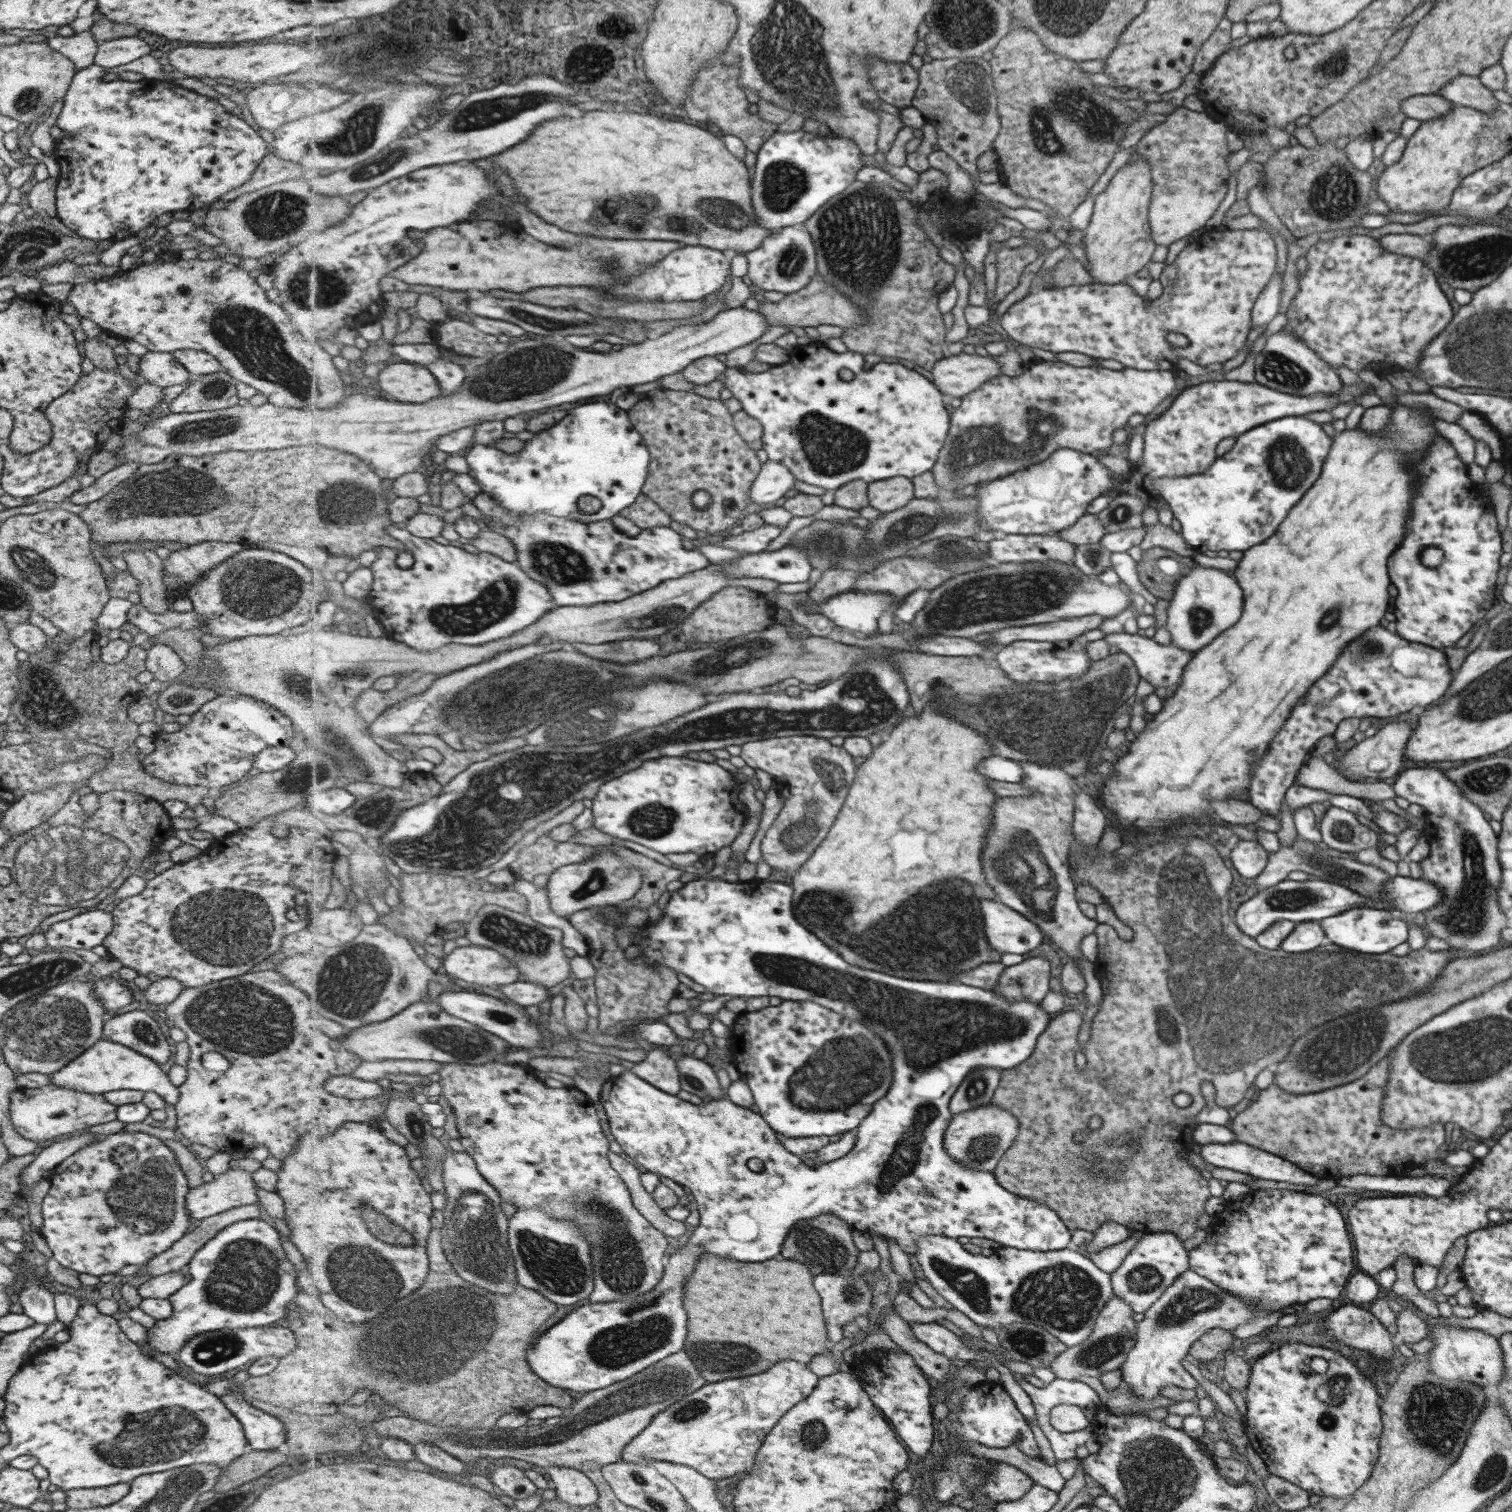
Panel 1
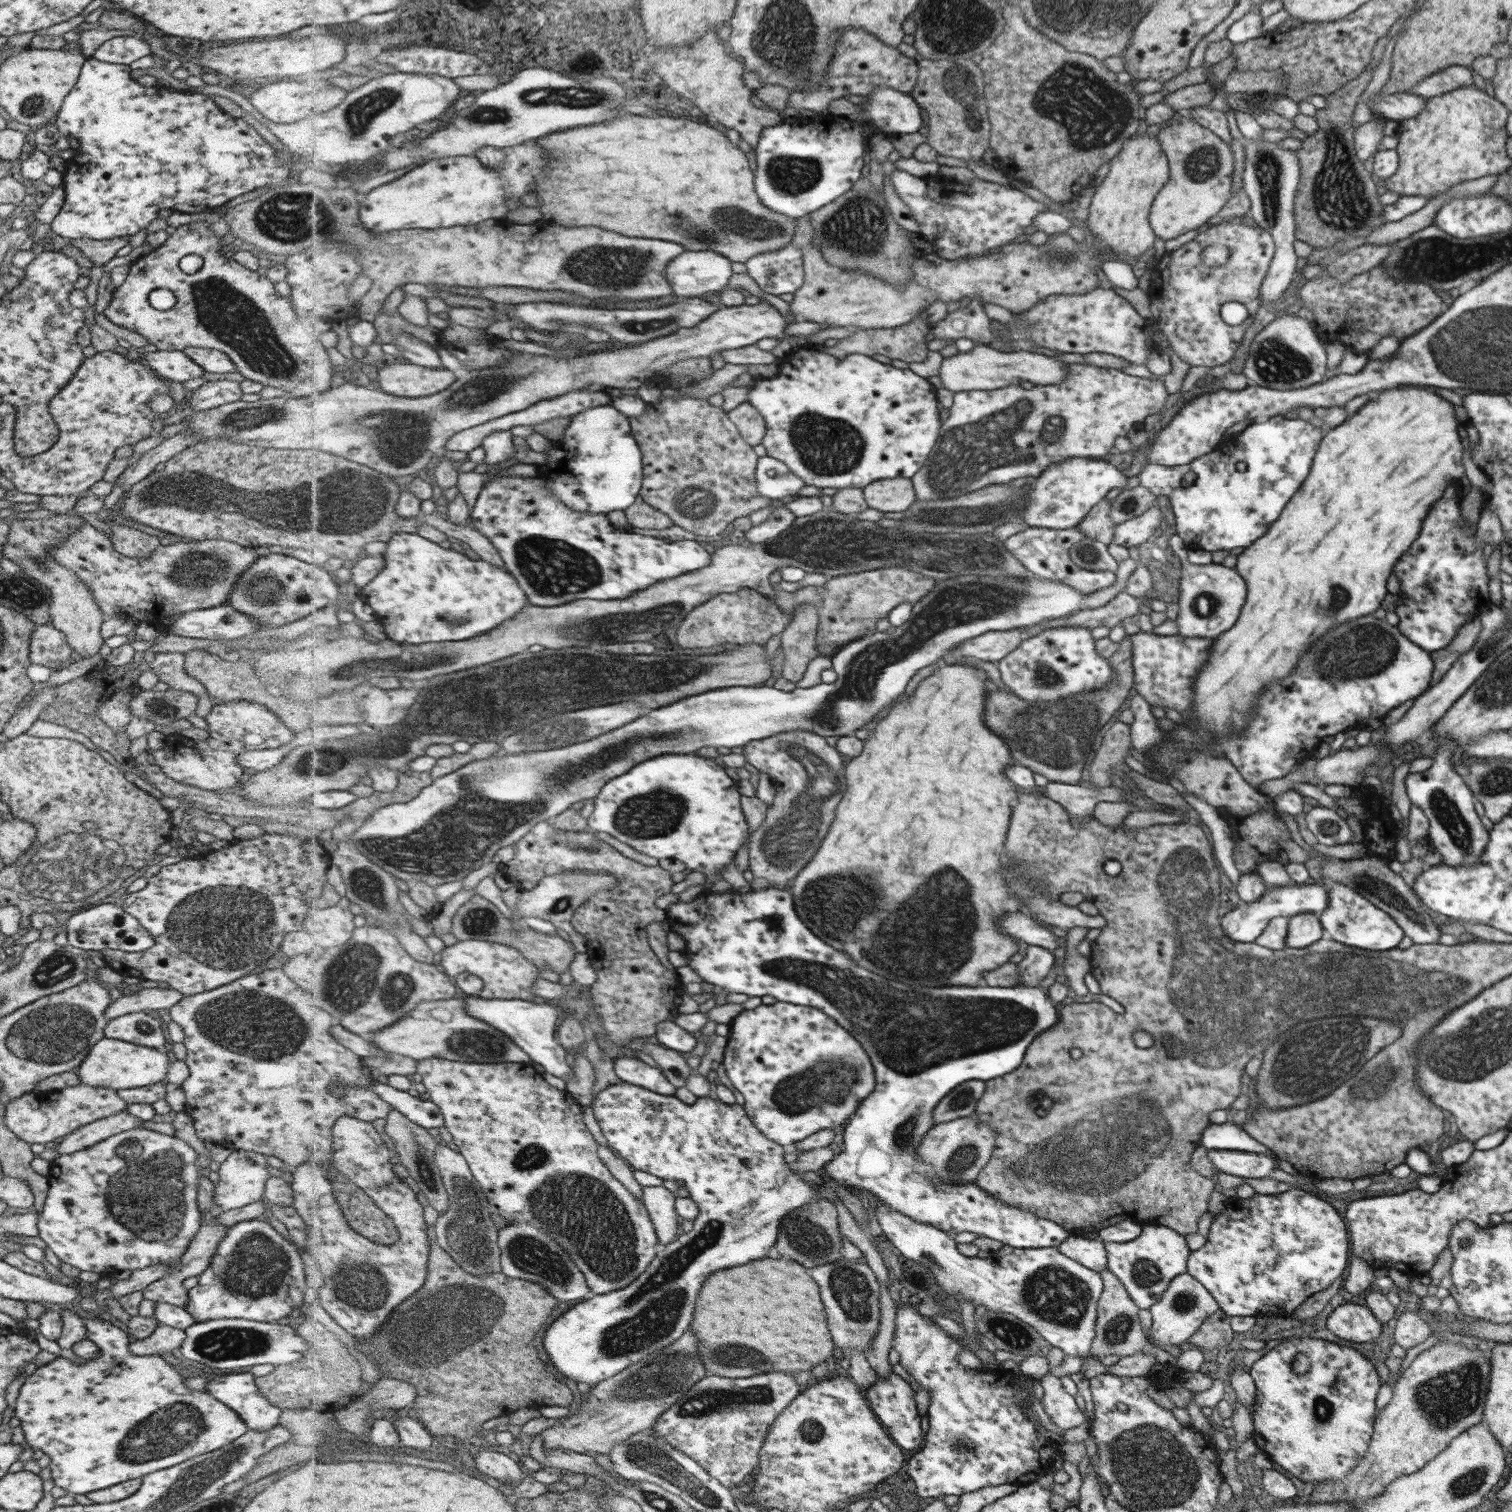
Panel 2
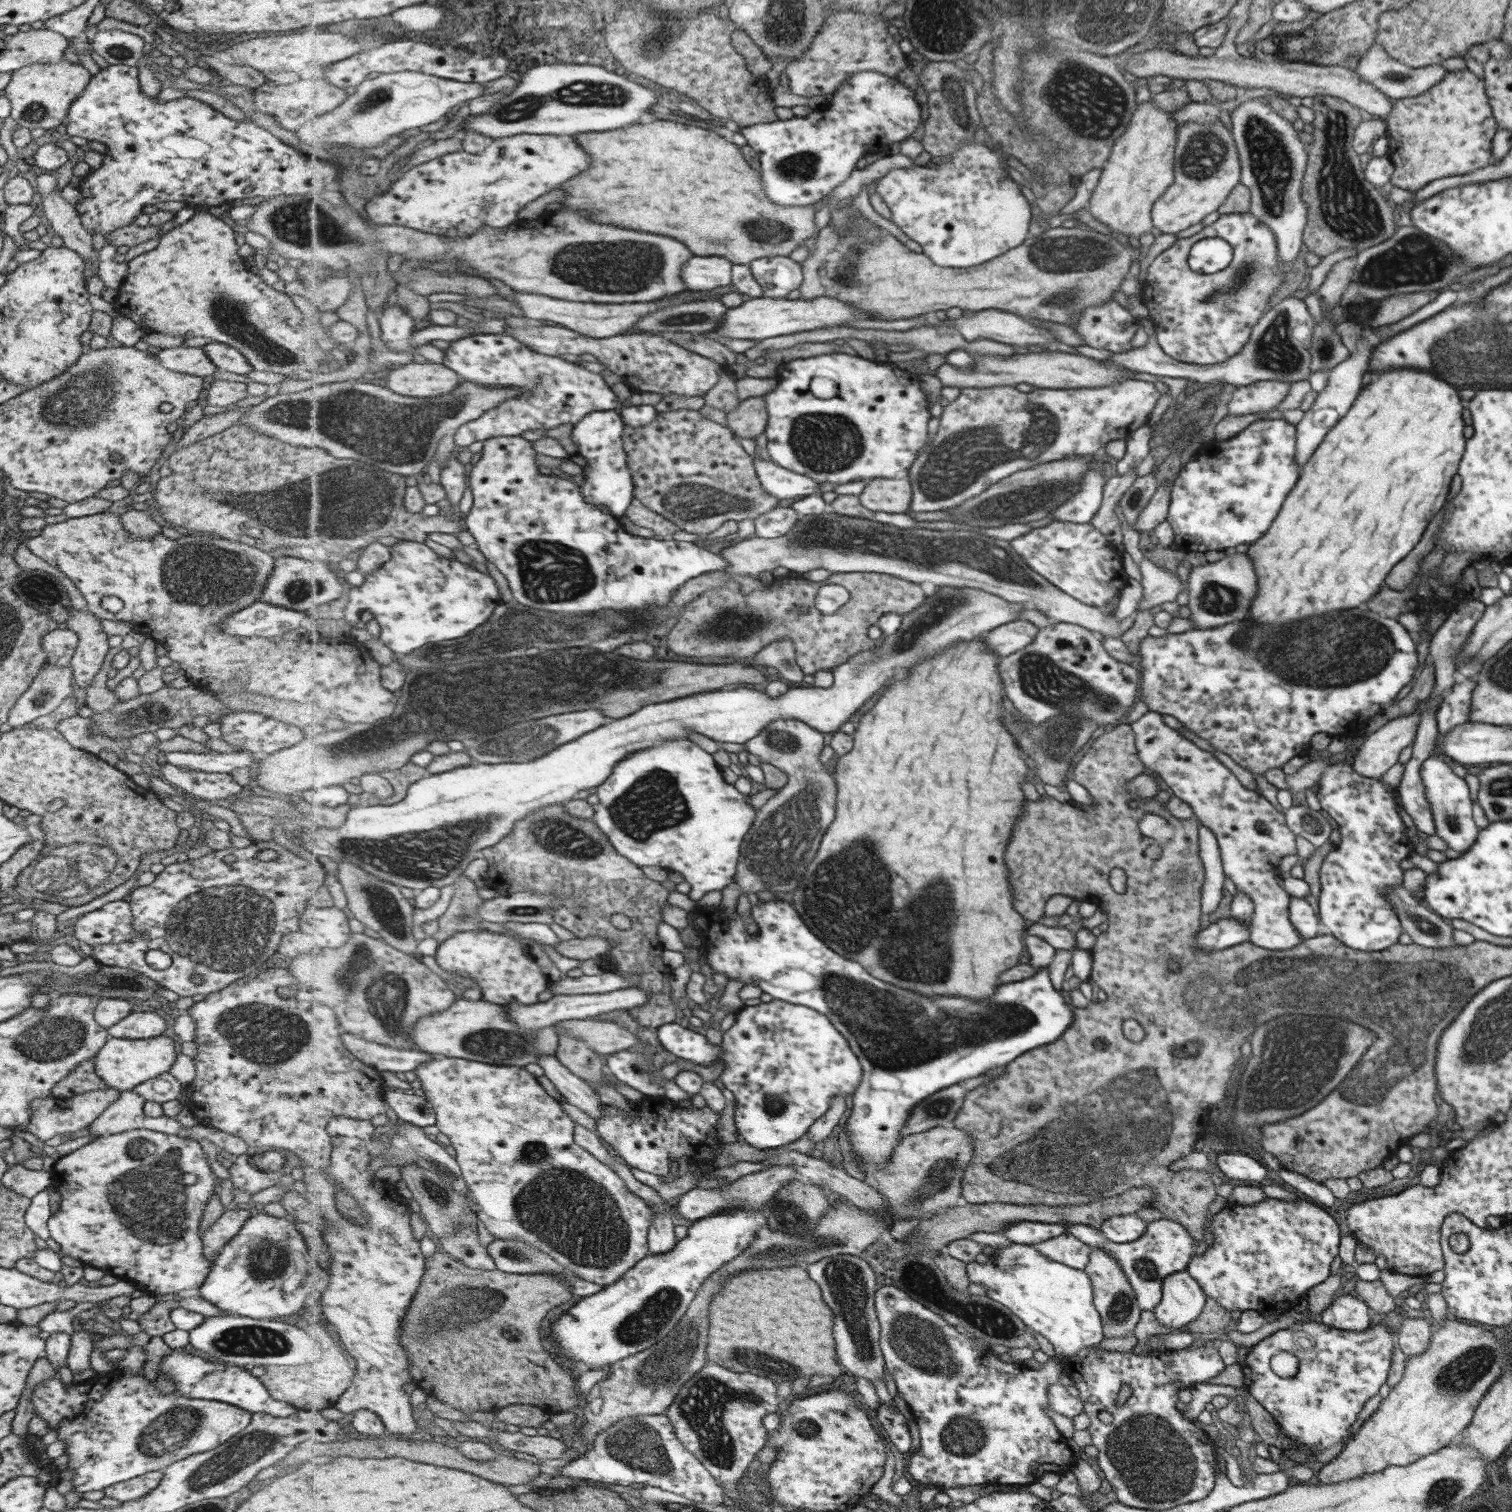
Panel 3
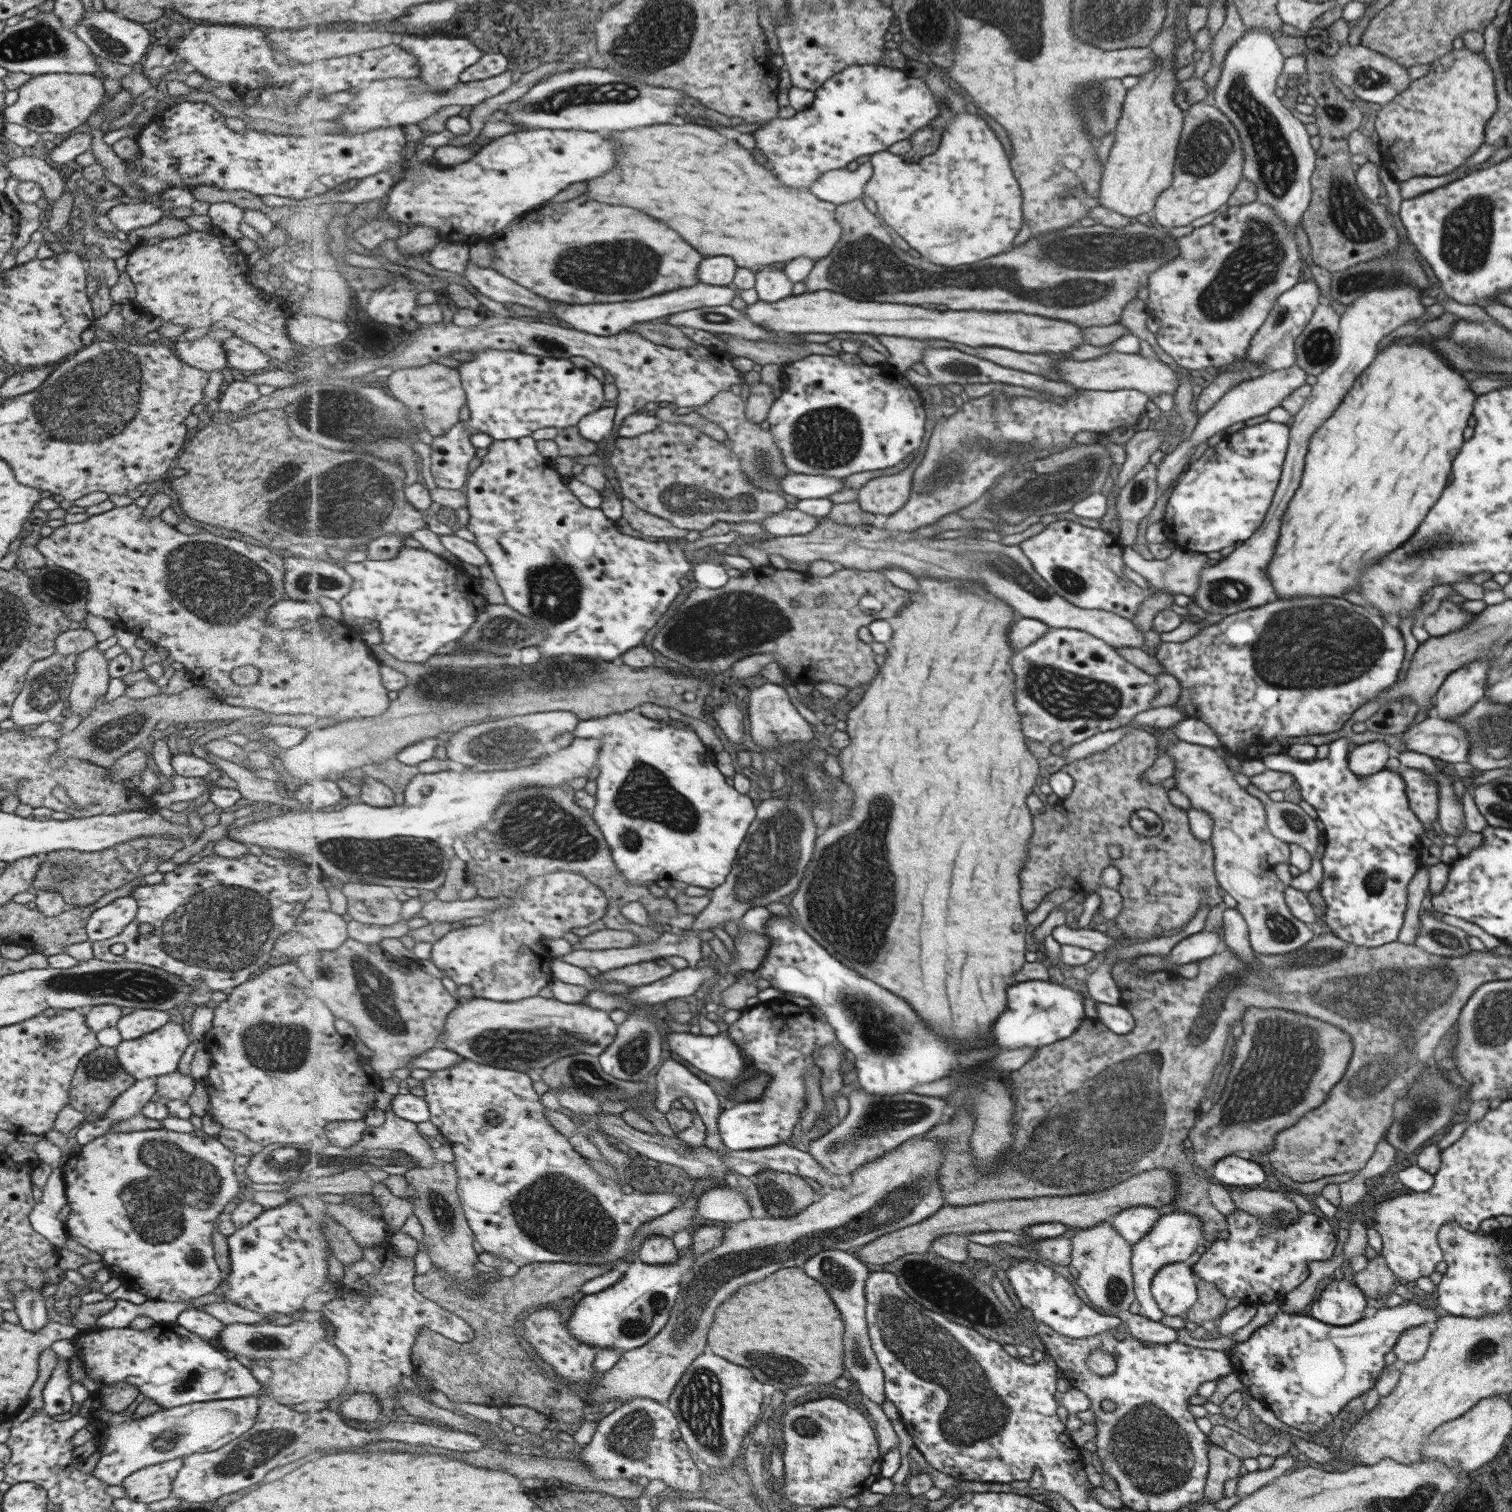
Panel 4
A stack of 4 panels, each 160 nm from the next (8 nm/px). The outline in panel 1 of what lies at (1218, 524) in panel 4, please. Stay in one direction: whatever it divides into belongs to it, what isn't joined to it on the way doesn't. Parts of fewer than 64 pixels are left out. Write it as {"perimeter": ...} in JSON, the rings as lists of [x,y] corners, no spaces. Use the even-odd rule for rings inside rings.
{"perimeter":[[[1289,416],[1261,424],[1246,432],[1246,436],[1240,436],[1236,446],[1218,457],[1206,472],[1175,478],[1155,478],[1151,488],[1155,496],[1164,498],[1170,505],[1174,517],[1180,522],[1181,536],[1189,546],[1202,552],[1218,553],[1218,550],[1225,550],[1230,553],[1232,550],[1242,550],[1244,553],[1248,548],[1270,538],[1290,508],[1298,504],[1300,498],[1314,486],[1322,475],[1332,446],[1332,438],[1319,423],[1301,416]]]}

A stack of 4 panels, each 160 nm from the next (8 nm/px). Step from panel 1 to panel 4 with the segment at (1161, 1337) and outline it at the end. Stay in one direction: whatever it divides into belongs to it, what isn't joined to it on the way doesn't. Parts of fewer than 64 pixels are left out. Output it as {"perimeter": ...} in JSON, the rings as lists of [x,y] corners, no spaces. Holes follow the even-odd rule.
{"perimeter":[[[1183,1262],[1163,1266],[1154,1276],[1152,1296],[1165,1316],[1180,1316],[1200,1299],[1192,1270]]]}

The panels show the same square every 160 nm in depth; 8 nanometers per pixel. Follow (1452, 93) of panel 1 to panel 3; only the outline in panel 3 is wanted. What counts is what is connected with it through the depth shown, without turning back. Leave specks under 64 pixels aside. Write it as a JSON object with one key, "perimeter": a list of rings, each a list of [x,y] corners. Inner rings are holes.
{"perimeter":[[[1374,43],[1374,46],[1370,47],[1370,51],[1360,58],[1358,67],[1356,68],[1356,74],[1360,75],[1360,78],[1364,78],[1366,82],[1370,82],[1378,92],[1386,94],[1393,101],[1416,97],[1430,91],[1430,88],[1440,83],[1448,75],[1448,72],[1440,64],[1423,68],[1410,68],[1388,56],[1384,51],[1384,47],[1378,43]]]}

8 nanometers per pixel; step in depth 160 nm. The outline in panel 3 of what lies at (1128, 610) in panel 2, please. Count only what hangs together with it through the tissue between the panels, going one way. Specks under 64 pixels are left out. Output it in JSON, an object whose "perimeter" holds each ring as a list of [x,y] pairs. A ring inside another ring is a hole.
{"perimeter":[[[1146,558],[1142,559],[1138,567],[1142,574],[1143,592],[1137,611],[1150,610],[1165,602],[1174,602],[1178,594],[1184,590],[1177,572],[1170,573]]]}

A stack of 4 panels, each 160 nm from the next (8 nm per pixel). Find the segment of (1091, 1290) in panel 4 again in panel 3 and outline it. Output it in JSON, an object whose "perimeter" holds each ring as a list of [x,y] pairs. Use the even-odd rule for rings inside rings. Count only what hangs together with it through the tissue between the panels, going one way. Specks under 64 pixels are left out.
{"perimeter":[[[1091,1247],[1091,1249],[1093,1252],[1090,1253],[1090,1260],[1083,1269],[1092,1278],[1094,1284],[1095,1303],[1104,1321],[1105,1338],[1126,1338],[1133,1334],[1142,1314],[1142,1310],[1138,1308],[1137,1296],[1134,1296],[1133,1285],[1129,1283],[1125,1272],[1122,1272],[1121,1265],[1109,1255],[1109,1252],[1096,1247]]]}

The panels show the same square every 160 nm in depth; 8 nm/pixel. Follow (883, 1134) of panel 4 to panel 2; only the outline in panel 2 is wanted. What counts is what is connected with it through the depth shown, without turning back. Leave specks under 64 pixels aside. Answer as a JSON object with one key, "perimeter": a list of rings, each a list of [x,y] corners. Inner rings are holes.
{"perimeter":[[[972,1080],[956,1088],[935,1110],[937,1124],[972,1117],[978,1111],[978,1102],[985,1094],[984,1080]]]}

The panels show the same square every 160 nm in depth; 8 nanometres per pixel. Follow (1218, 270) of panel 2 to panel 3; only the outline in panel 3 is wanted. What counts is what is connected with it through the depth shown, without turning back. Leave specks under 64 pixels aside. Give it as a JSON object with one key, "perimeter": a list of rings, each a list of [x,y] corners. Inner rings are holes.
{"perimeter":[[[1250,212],[1224,214],[1212,224],[1205,226],[1200,232],[1177,241],[1161,254],[1156,256],[1148,268],[1148,277],[1144,283],[1146,296],[1153,296],[1150,304],[1154,309],[1149,314],[1154,317],[1157,330],[1157,343],[1161,349],[1176,360],[1188,364],[1211,365],[1224,363],[1238,350],[1244,350],[1249,342],[1252,326],[1263,317],[1270,296],[1278,290],[1280,284],[1286,282],[1285,275],[1290,268],[1281,262],[1280,250],[1277,248],[1277,237],[1269,225],[1258,220]],[[1203,238],[1221,238],[1233,248],[1232,262],[1214,274],[1193,271],[1187,258],[1192,245]]]}

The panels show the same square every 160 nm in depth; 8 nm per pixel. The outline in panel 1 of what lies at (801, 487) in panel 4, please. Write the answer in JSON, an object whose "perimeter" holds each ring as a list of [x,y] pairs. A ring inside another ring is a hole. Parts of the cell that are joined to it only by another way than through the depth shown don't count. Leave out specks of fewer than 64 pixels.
{"perimeter":[[[769,459],[762,469],[761,475],[754,483],[751,500],[756,504],[772,504],[782,498],[796,486],[797,476],[789,466]]]}

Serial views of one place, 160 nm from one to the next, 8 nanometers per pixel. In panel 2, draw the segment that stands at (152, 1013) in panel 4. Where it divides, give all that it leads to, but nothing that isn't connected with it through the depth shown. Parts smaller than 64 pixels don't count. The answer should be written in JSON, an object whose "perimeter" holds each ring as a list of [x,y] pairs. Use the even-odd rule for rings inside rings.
{"perimeter":[[[134,1012],[110,1020],[104,1028],[104,1036],[158,1051],[167,1046],[160,1021],[149,1016],[147,1012]]]}

